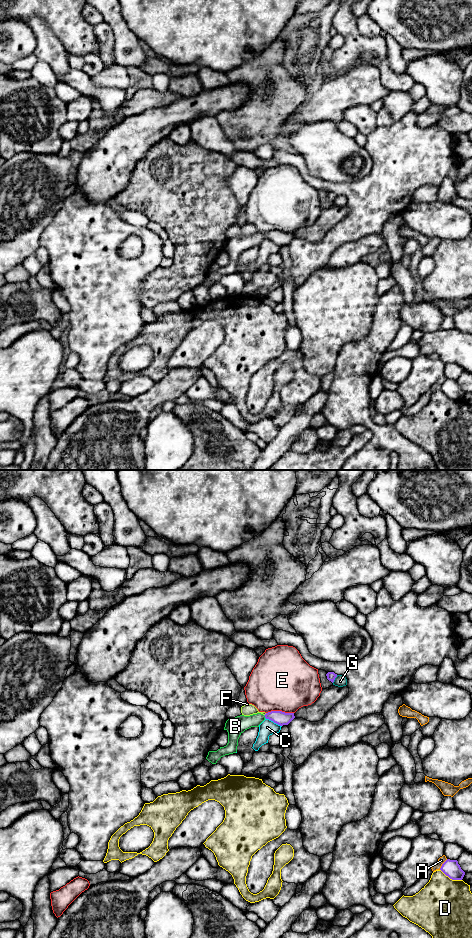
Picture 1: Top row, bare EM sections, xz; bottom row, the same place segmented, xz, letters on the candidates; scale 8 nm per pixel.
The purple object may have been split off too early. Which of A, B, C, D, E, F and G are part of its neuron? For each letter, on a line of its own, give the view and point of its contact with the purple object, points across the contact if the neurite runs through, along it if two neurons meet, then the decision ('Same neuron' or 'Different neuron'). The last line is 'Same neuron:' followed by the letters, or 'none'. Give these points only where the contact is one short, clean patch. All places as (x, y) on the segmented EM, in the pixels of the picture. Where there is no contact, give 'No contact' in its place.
A: Touches purple at xz (442, 864). Different neuron
B: Touches purple at xz (264, 715). Path across: xz (281, 718), (273, 715), (264, 715), (235, 726). Same neuron
C: Touches purple at xz (273, 721). Boundary: xz (265, 717), (281, 726). Different neuron
D: Touches purple at xz (451, 878). Different neuron
E: Touches purple at xz (279, 711). Different neuron
F: Touches purple at xz (265, 714). Different neuron
G: Touches purple at xz (334, 679). Different neuron
Same neuron: B

